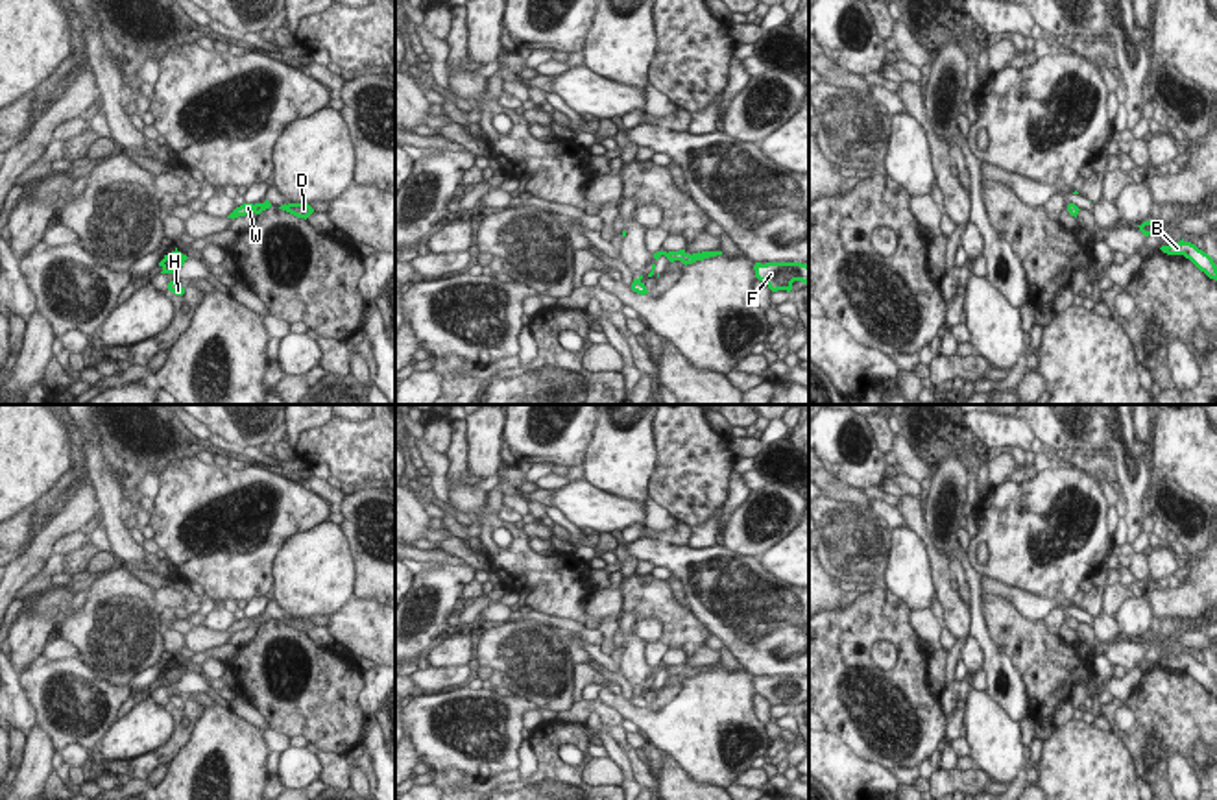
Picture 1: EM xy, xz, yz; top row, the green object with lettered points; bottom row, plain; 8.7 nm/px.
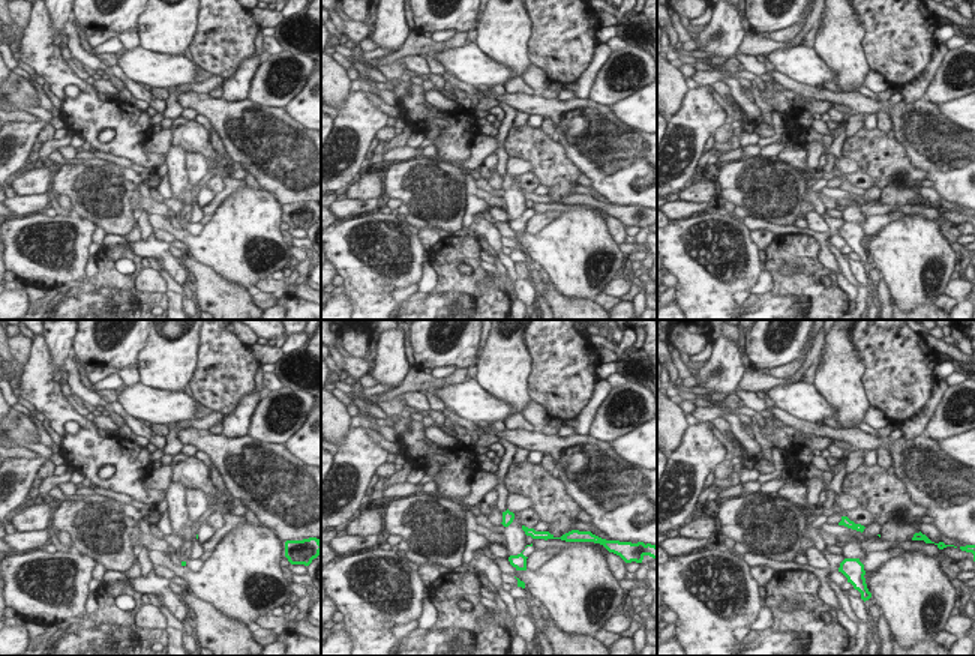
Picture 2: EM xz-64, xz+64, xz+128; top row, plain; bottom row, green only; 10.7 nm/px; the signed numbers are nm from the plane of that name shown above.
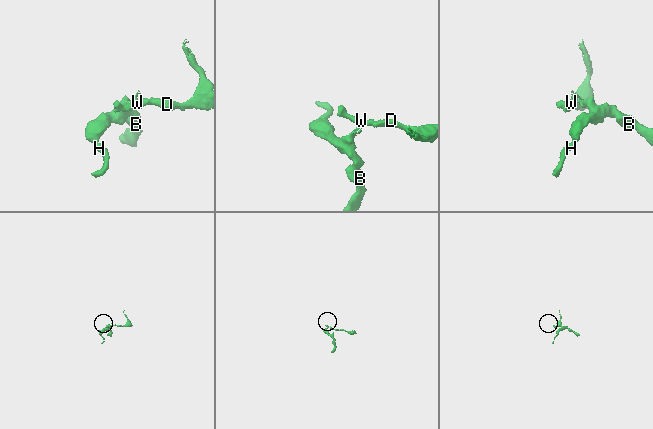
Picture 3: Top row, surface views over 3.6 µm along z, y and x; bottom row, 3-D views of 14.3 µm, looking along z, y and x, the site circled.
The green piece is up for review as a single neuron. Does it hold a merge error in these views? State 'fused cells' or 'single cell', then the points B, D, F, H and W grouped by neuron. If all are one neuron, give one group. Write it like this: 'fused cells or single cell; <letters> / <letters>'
fused cells; B H / D F W

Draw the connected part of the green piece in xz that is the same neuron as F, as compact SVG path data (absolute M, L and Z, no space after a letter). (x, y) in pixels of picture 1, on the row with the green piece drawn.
M755 262L755 277L763 281L772 292L792 290L794 281L809 285L809 266L801 262Z

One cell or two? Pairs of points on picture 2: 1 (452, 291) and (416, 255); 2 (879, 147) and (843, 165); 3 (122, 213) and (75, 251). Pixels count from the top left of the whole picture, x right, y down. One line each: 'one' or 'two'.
1: two
2: two
3: two

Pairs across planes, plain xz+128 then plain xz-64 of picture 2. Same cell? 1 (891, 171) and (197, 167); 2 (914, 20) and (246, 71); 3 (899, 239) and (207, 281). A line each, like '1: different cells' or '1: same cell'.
1: different cells
2: different cells
3: different cells

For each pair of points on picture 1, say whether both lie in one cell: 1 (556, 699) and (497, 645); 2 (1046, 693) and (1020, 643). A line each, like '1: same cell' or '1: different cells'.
1: same cell
2: same cell

